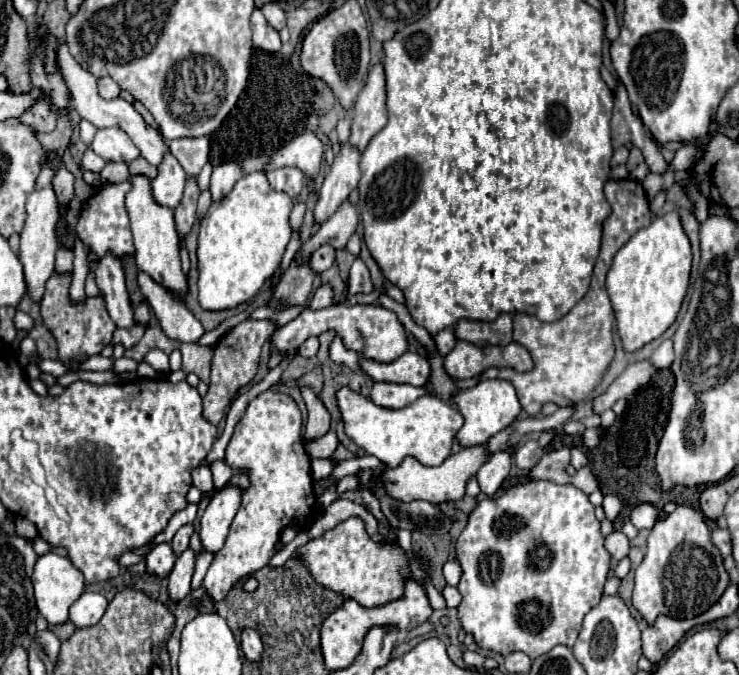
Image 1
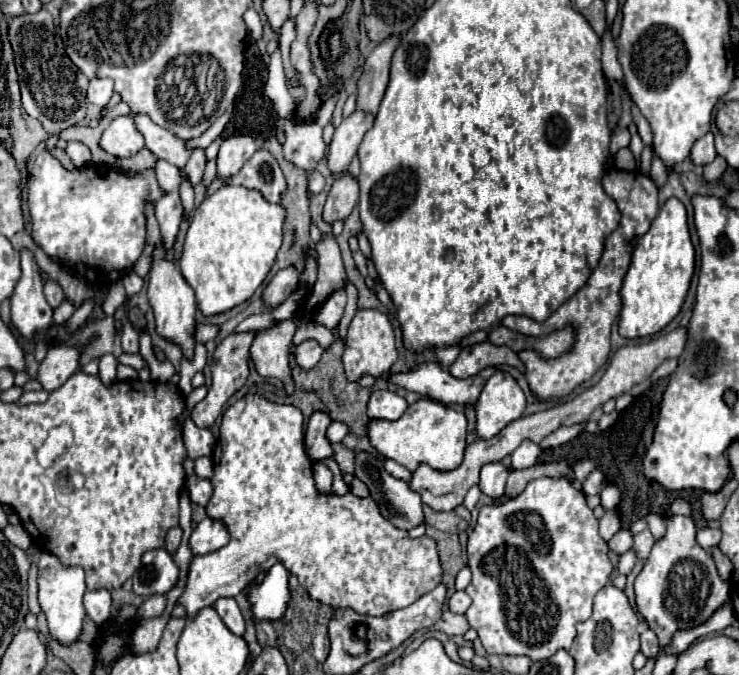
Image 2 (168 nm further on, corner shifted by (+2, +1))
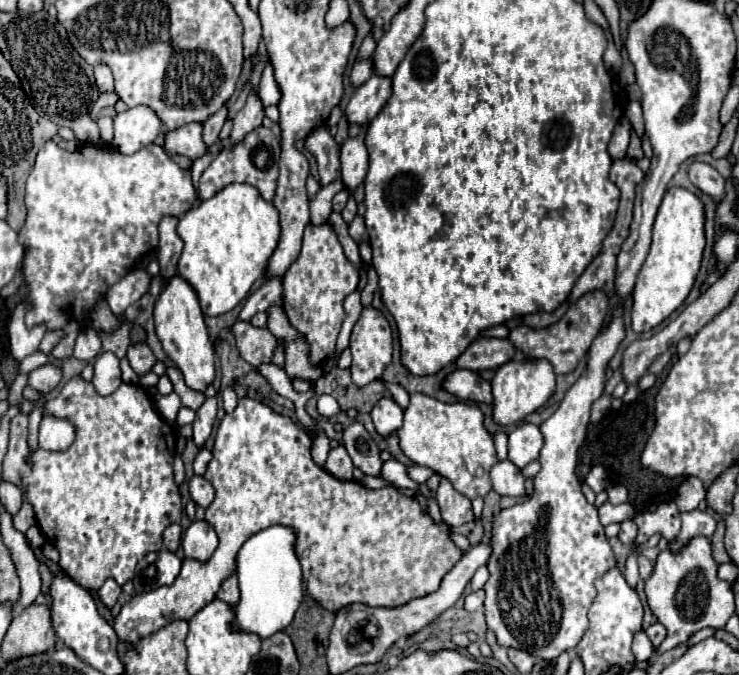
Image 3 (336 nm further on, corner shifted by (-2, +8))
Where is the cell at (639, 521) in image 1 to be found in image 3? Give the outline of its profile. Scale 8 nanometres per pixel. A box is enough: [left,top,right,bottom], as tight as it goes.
[660,509,717,553]

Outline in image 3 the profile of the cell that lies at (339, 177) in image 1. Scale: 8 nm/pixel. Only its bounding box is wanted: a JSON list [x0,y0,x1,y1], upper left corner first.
[347,75,391,125]

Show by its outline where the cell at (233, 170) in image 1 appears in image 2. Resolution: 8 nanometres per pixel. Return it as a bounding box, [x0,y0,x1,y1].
[217,136,257,180]

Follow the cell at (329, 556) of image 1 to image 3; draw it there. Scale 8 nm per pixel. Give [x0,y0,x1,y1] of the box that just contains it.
[113,397,463,645]

